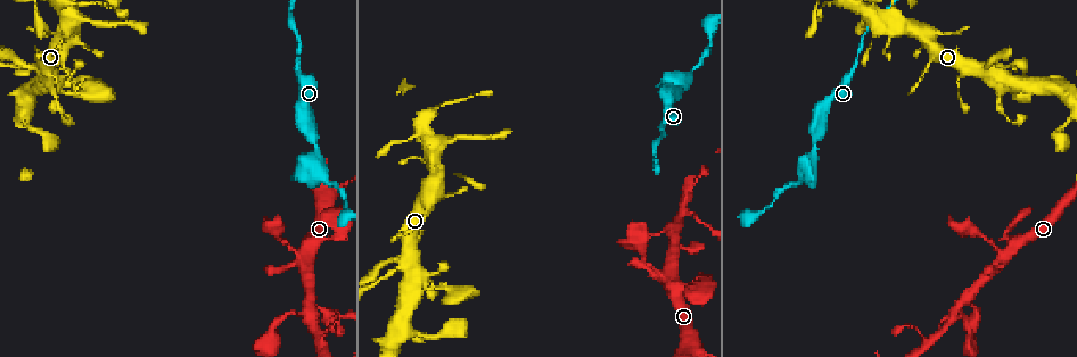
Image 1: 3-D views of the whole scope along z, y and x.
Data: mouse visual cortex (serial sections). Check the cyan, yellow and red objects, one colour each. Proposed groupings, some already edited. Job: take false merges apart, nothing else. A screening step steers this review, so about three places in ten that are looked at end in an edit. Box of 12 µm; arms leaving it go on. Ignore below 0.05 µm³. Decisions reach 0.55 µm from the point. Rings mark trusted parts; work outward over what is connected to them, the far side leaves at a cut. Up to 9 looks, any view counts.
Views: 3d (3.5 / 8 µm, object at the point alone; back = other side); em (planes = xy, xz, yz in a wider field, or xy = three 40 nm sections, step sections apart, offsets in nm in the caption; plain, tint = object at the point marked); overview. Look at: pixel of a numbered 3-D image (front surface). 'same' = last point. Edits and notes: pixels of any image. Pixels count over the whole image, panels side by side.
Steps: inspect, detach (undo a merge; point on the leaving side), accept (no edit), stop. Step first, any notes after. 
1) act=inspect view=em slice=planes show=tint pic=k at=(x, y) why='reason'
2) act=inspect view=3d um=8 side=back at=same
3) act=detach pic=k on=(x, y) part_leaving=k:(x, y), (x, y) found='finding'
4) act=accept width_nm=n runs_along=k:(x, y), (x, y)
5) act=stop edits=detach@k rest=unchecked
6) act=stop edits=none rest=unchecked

act=inspect view=3d um=8 side=back pic=1 at=(316, 164) why='branch point'

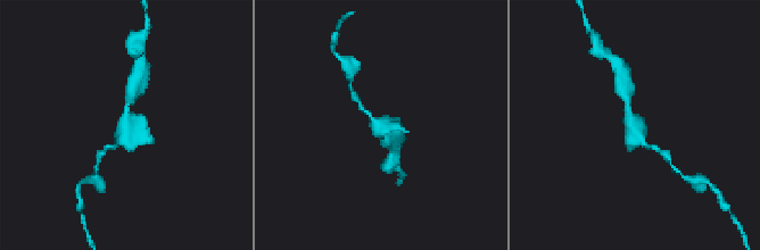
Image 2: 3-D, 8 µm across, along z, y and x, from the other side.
act=inspect view=3d um=3.5 side=back pic=2 at=(632, 126) why='zoom in'

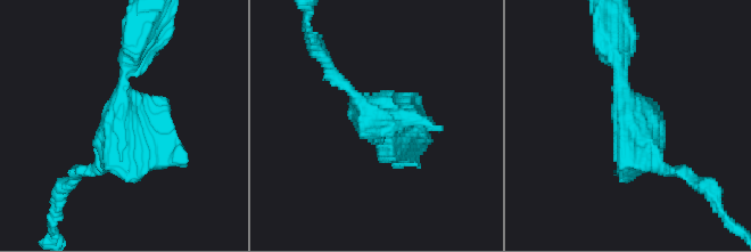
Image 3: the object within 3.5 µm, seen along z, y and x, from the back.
act=accept runs_along=3:(613, 54), (637, 141), (675, 170) found='one cell here'

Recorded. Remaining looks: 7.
act=inspect view=3d um=3.5 side=back pic=1 at=(698, 281) why='sharp bend'

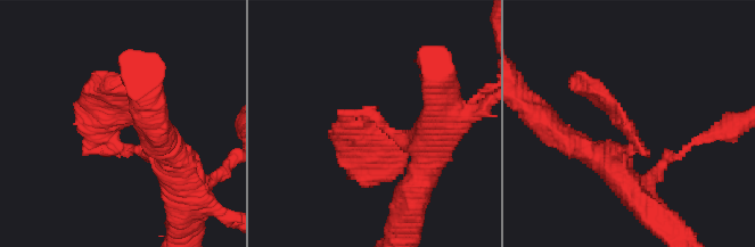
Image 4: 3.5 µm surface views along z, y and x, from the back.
act=inspect view=em slice=xy step=1 show=tint pic=4 at=(113, 139) arm_widths_nm=300,400 why='now the EM'

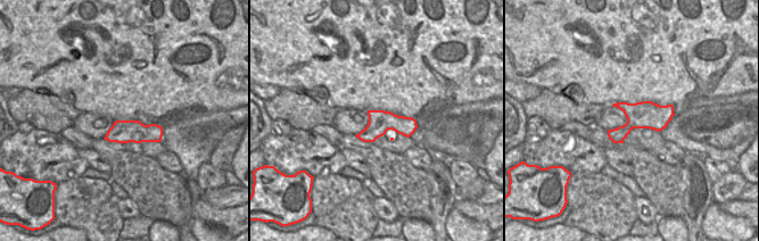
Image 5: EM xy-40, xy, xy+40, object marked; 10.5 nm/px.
act=inspect view=em slice=planes show=tint at=same

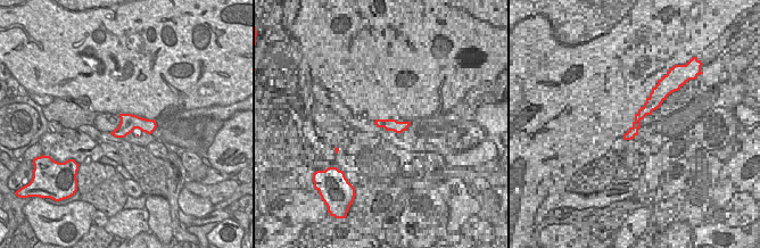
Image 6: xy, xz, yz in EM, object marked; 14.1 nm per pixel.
act=accept runs_along=4:(173, 157), (104, 133), (131, 98) found='all the same cell'

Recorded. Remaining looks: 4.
act=inspect view=3d um=3.5 pic=1 at=(943, 330)

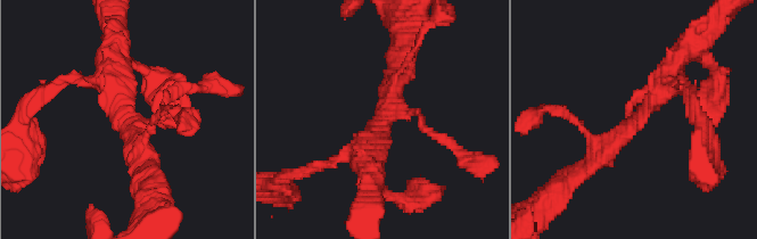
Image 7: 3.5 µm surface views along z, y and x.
act=inspect view=em slice=xy step=5 show=tint pic=7 at=(638, 120) arms=3 arm_widths_nm=150,250,300

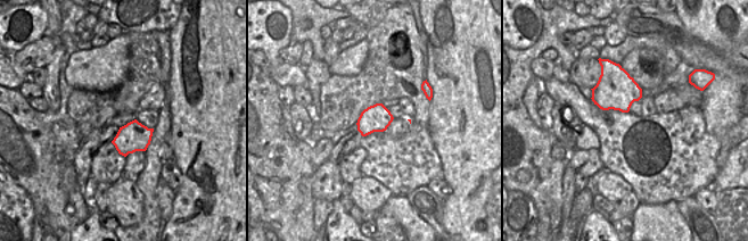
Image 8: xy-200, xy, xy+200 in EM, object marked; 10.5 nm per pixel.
act=inspect view=em slice=planes show=tint at=same why='cut it another way'

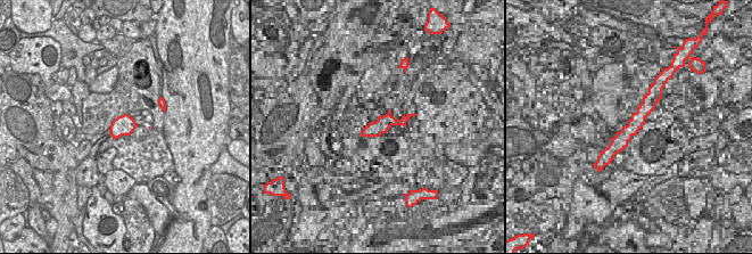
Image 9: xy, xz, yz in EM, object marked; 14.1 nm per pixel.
act=accept runs_along=7:(679, 58), (632, 125), (585, 164) found='one cell here'

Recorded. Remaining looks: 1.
act=stop edits=none rest=unchecked

